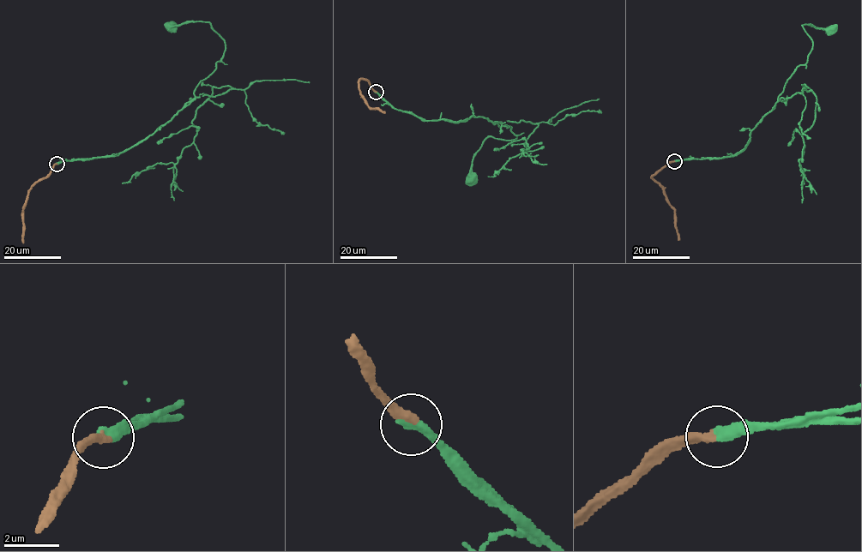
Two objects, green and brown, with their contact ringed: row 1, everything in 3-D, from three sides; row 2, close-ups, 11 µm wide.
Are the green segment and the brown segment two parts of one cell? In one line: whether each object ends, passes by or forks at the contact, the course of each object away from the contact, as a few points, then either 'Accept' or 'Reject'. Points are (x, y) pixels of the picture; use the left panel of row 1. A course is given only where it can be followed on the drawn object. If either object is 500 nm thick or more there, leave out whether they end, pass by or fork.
At the ring green ends. At the ring brown ends. Course of green: (56, 164), (116, 156), (194, 99), (195, 86), (220, 59), (224, 41), (209, 22), (171, 27). Course of brown: (57, 164), (28, 192), (23, 212), (23, 243). Accept

